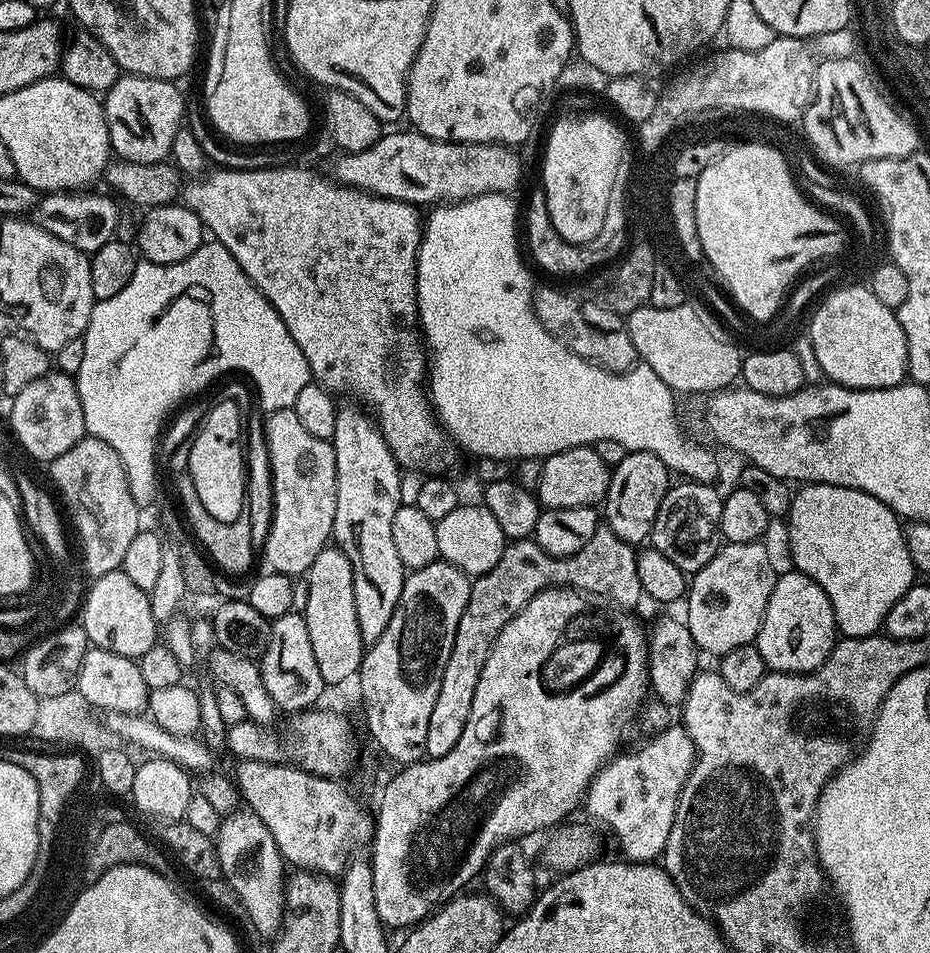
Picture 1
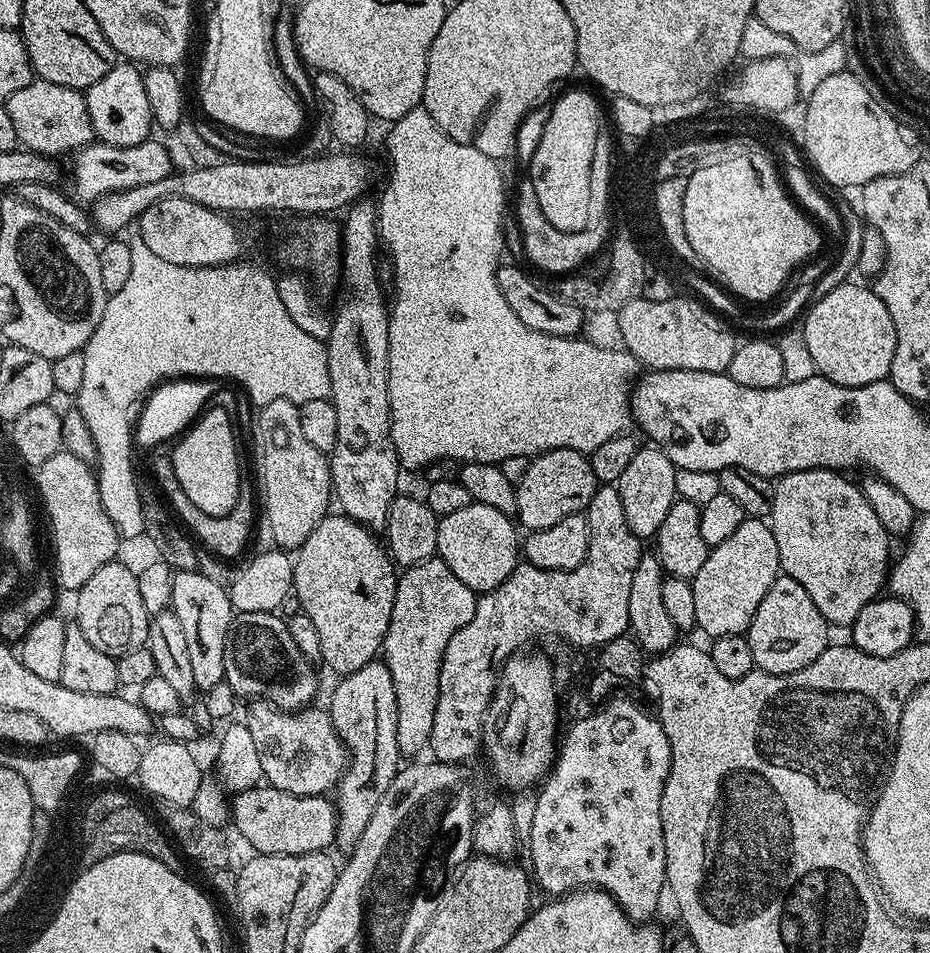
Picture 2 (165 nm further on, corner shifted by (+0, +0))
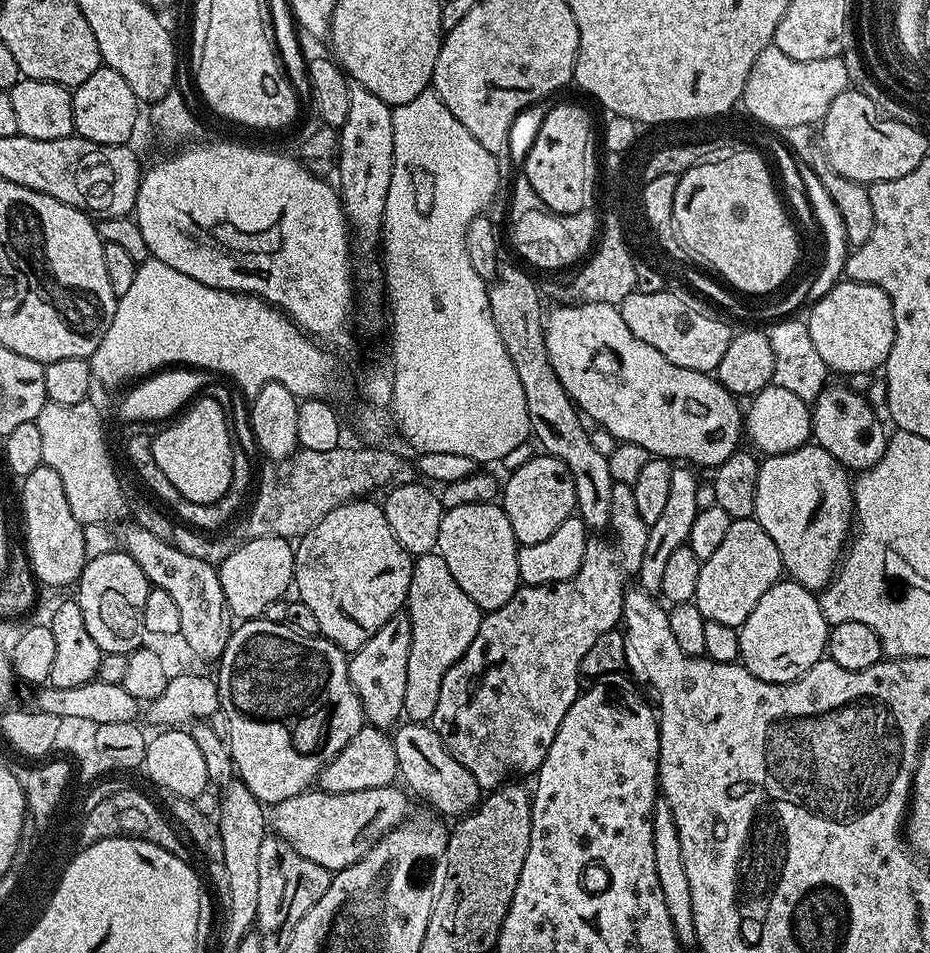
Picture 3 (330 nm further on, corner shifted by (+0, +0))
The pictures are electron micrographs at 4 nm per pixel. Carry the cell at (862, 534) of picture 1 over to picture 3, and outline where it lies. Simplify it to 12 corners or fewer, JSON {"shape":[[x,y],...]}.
{"shape":[[815,442],[760,460],[754,519],[814,593],[854,528],[849,469]]}

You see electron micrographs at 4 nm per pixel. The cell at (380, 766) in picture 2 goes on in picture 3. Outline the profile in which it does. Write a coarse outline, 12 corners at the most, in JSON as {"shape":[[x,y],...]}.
{"shape":[[407,615],[351,653],[350,682],[371,727],[404,716]]}

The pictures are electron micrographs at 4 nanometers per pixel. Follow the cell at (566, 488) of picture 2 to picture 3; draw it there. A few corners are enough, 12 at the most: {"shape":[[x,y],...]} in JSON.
{"shape":[[537,454],[507,475],[502,507],[517,545],[576,512],[566,462]]}

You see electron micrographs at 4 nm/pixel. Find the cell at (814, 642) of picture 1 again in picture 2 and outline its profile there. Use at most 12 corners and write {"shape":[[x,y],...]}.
{"shape":[[781,574],[746,635],[756,668],[810,666],[830,625]]}

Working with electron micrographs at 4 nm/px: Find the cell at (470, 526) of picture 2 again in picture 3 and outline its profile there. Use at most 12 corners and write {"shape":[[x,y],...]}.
{"shape":[[499,503],[454,506],[436,551],[487,614],[522,587]]}

